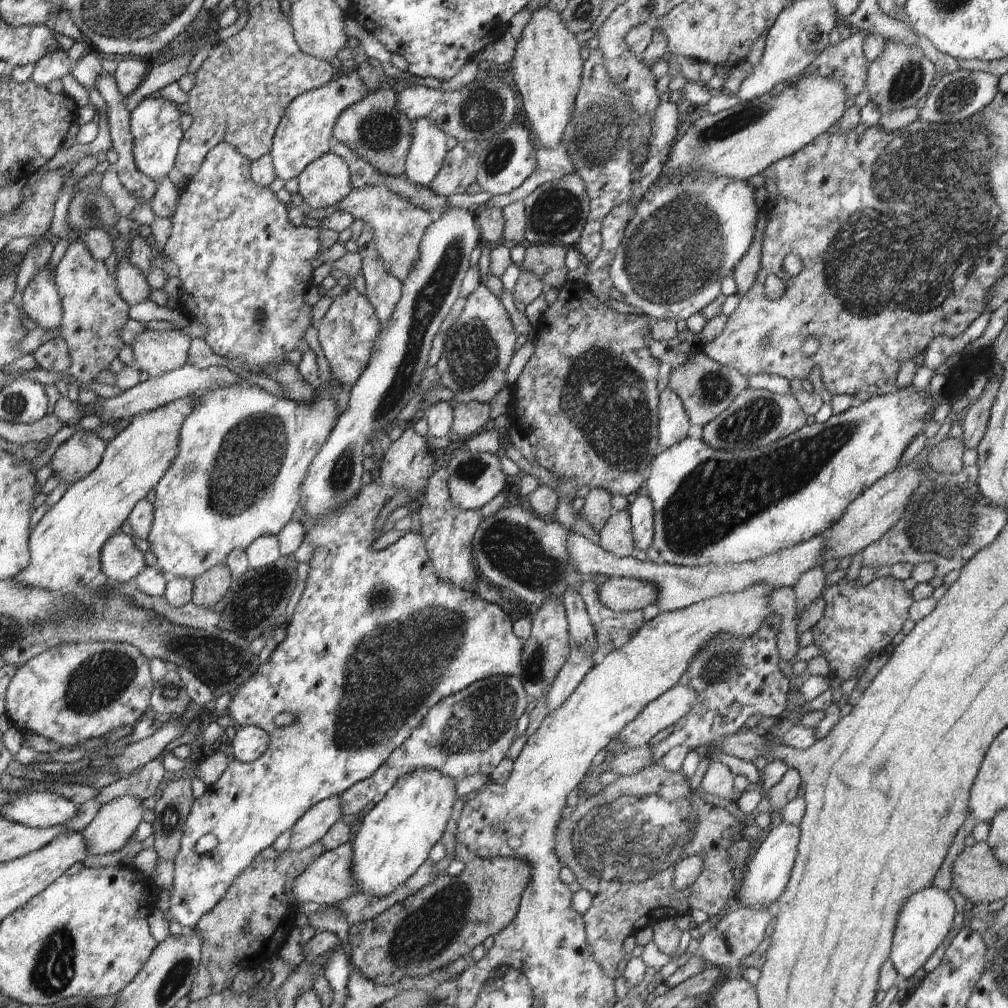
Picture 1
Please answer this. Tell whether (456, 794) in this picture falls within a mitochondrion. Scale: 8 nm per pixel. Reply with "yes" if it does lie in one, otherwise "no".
no

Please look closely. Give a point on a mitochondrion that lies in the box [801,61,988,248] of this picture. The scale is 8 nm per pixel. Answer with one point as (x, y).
(958, 93)

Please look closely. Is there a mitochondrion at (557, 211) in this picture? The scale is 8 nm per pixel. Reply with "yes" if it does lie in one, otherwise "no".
yes

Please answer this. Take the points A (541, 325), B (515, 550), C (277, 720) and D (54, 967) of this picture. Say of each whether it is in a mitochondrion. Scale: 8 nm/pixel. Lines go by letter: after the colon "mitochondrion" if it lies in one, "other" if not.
A: other
B: mitochondrion
C: other
D: mitochondrion

